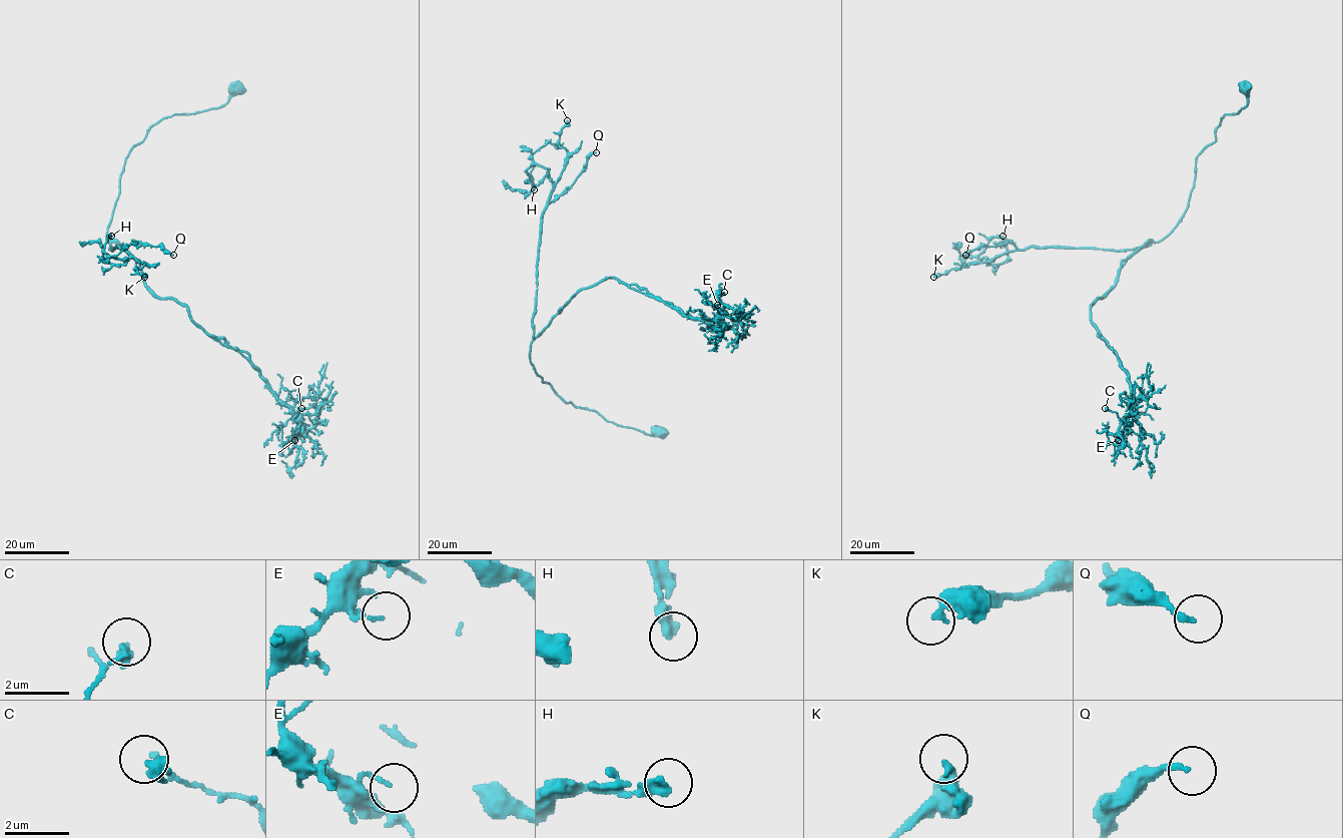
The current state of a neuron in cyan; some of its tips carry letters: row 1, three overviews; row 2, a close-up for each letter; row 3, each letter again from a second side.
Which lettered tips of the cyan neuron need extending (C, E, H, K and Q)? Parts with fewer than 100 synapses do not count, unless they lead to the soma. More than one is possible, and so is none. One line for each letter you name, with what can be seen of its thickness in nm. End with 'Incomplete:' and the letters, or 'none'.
Incomplete: none

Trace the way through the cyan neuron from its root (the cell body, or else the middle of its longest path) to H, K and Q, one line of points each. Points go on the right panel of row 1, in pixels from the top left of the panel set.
H: (1244, 87), (1247, 104), (1223, 116), (1197, 157), (1186, 211), (1162, 240), (977, 257), (1002, 236)
K: (1244, 87), (1247, 104), (1223, 116), (1197, 157), (1186, 211), (1162, 240), (1127, 250), (1028, 247), (933, 277)
Q: (1244, 87), (1247, 104), (1223, 116), (1197, 157), (1186, 211), (1162, 240), (1127, 250), (1006, 242), (965, 255)

